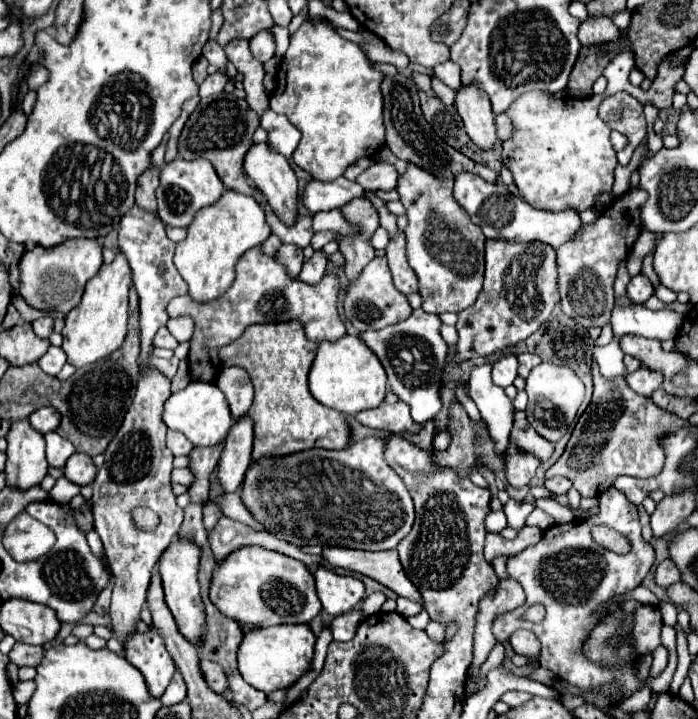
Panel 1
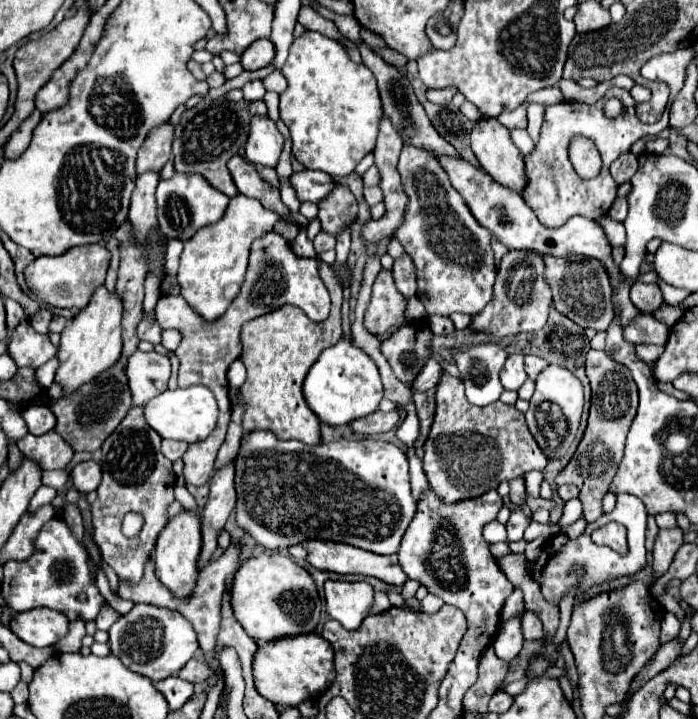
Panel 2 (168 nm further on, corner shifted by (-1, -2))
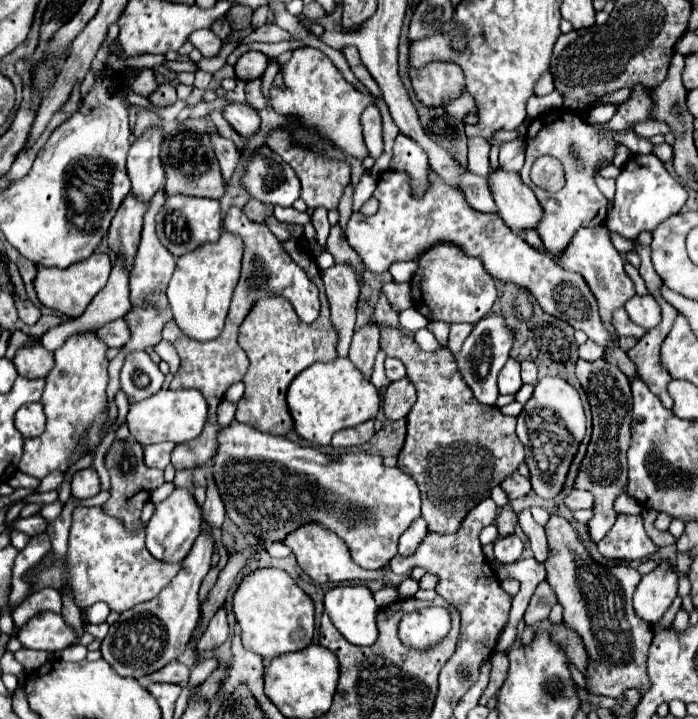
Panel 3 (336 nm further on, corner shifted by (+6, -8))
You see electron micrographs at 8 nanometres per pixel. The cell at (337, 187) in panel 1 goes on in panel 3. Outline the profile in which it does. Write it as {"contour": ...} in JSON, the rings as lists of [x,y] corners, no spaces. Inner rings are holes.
{"contour":[[[262,148],[254,160],[246,162],[242,186],[252,198],[272,206],[292,206],[300,198],[300,180],[296,172],[292,172],[278,154],[270,156],[268,148]]]}

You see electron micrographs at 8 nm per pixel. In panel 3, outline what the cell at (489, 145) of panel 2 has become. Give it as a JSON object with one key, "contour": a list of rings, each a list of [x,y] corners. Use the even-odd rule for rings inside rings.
{"contour":[[[500,166],[492,168],[488,174],[488,186],[492,188],[498,214],[508,228],[516,232],[536,228],[542,218],[542,208],[534,192],[520,180],[518,172],[508,172]]]}

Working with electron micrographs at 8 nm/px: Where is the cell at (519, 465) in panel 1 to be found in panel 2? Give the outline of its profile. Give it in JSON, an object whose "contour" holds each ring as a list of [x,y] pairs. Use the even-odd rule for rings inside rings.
{"contour":[[[515,478],[509,482],[511,484],[511,492],[509,492],[509,500],[515,504],[515,506],[521,506],[527,498],[525,490],[523,490],[523,478]]]}

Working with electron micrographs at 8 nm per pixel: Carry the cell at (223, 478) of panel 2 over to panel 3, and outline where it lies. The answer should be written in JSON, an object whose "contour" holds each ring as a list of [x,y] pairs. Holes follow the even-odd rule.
{"contour":[[[202,532],[192,552],[184,558],[182,570],[176,574],[176,578],[170,582],[168,588],[164,588],[154,600],[138,604],[126,612],[120,614],[118,622],[110,626],[108,636],[102,640],[102,658],[120,674],[130,678],[144,678],[166,664],[178,660],[178,656],[188,648],[188,642],[192,640],[192,632],[198,622],[200,614],[200,602],[198,602],[198,588],[204,576],[208,574],[212,566],[212,536]]]}

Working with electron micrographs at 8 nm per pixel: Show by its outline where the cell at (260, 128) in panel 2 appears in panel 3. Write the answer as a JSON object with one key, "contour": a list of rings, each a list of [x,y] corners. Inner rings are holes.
{"contour":[[[232,104],[224,110],[224,118],[230,122],[230,126],[244,138],[252,140],[256,132],[260,130],[260,116],[256,110],[252,110],[246,104]]]}

